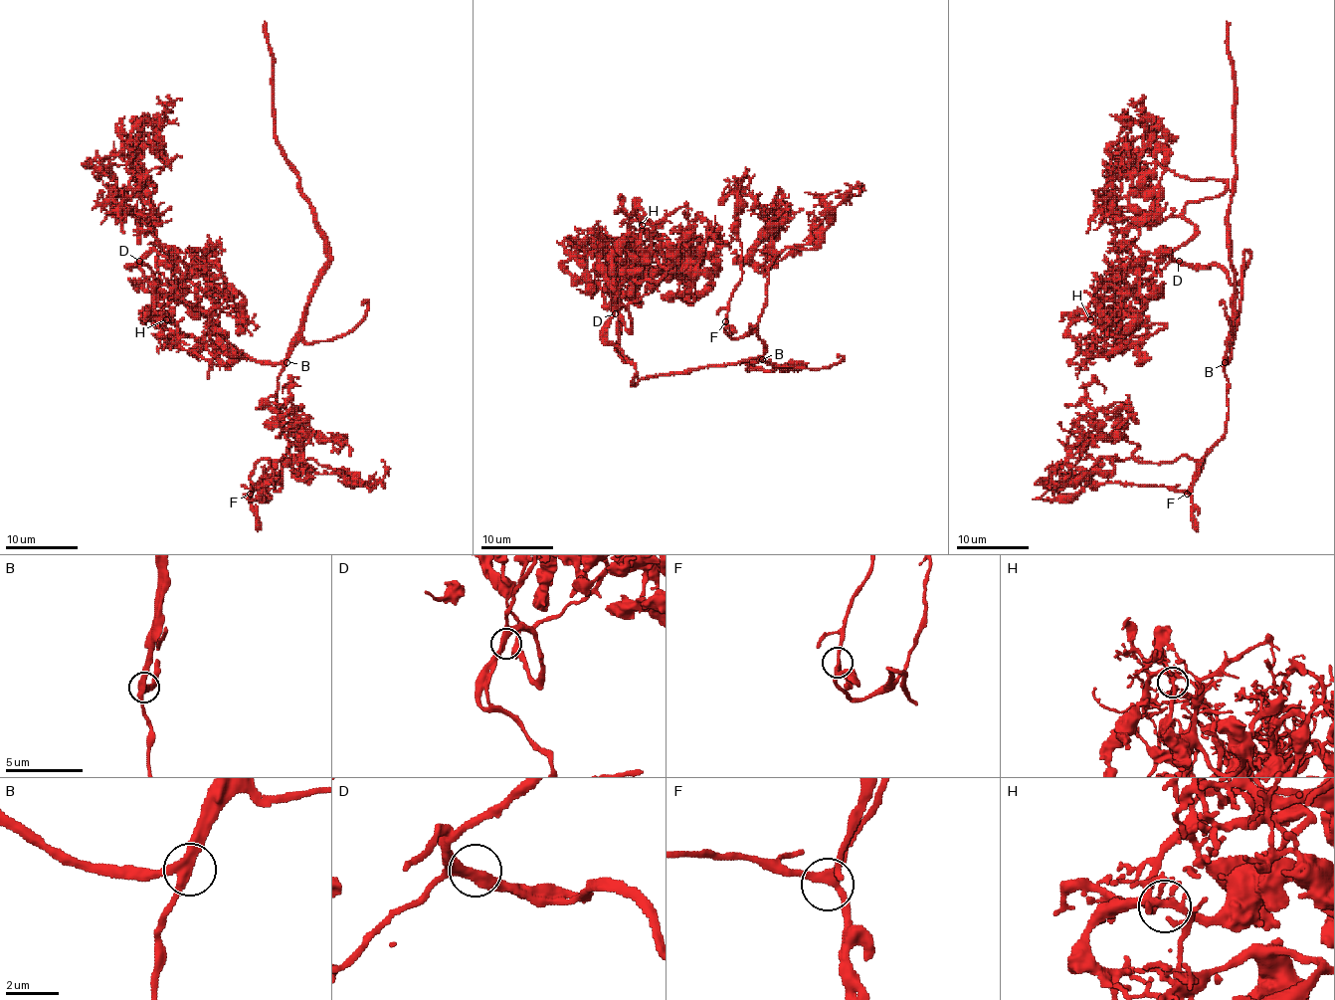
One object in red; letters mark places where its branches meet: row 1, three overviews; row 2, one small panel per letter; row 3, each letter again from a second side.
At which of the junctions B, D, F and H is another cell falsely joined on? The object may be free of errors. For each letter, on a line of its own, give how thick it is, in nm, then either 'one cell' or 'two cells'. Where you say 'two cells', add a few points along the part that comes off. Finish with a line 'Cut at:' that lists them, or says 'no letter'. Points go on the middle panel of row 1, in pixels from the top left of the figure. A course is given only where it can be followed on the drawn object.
B: 320 nm thick; one cell
D: 280 nm thick; one cell
F: 240 nm thick; one cell
H: 240 nm thick; one cell
Cut at: no letter

